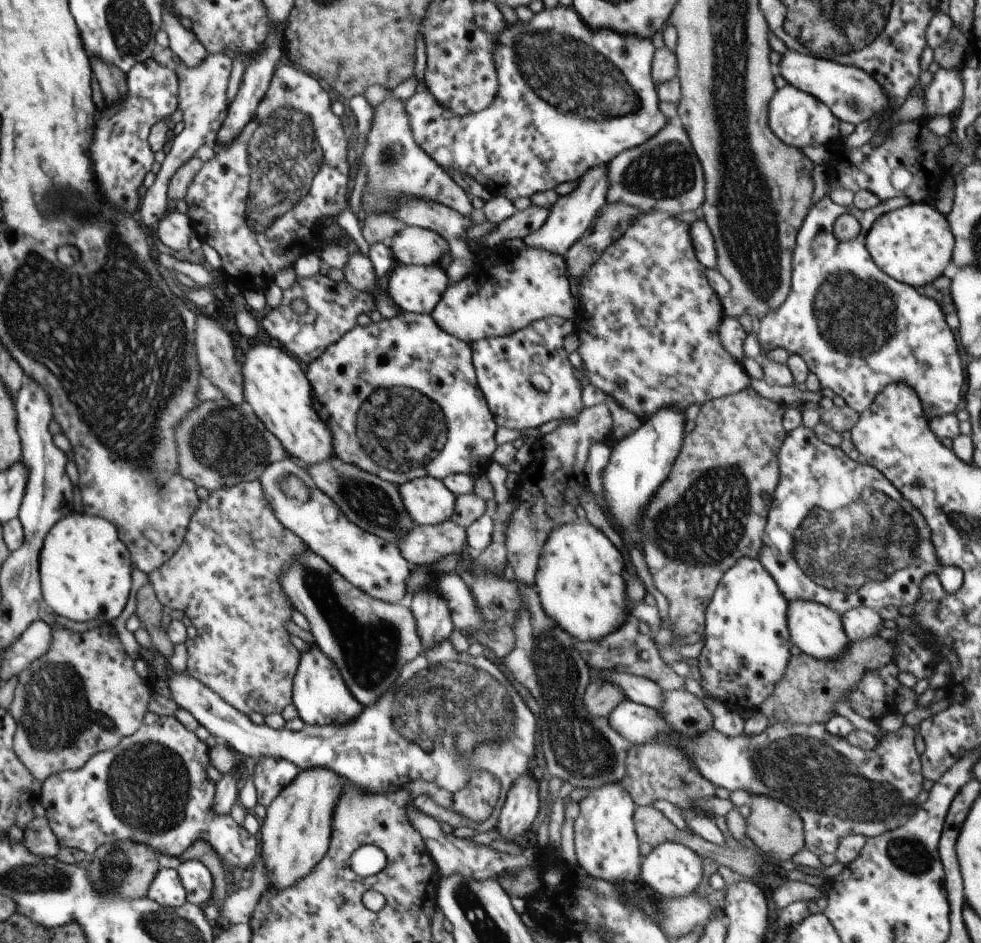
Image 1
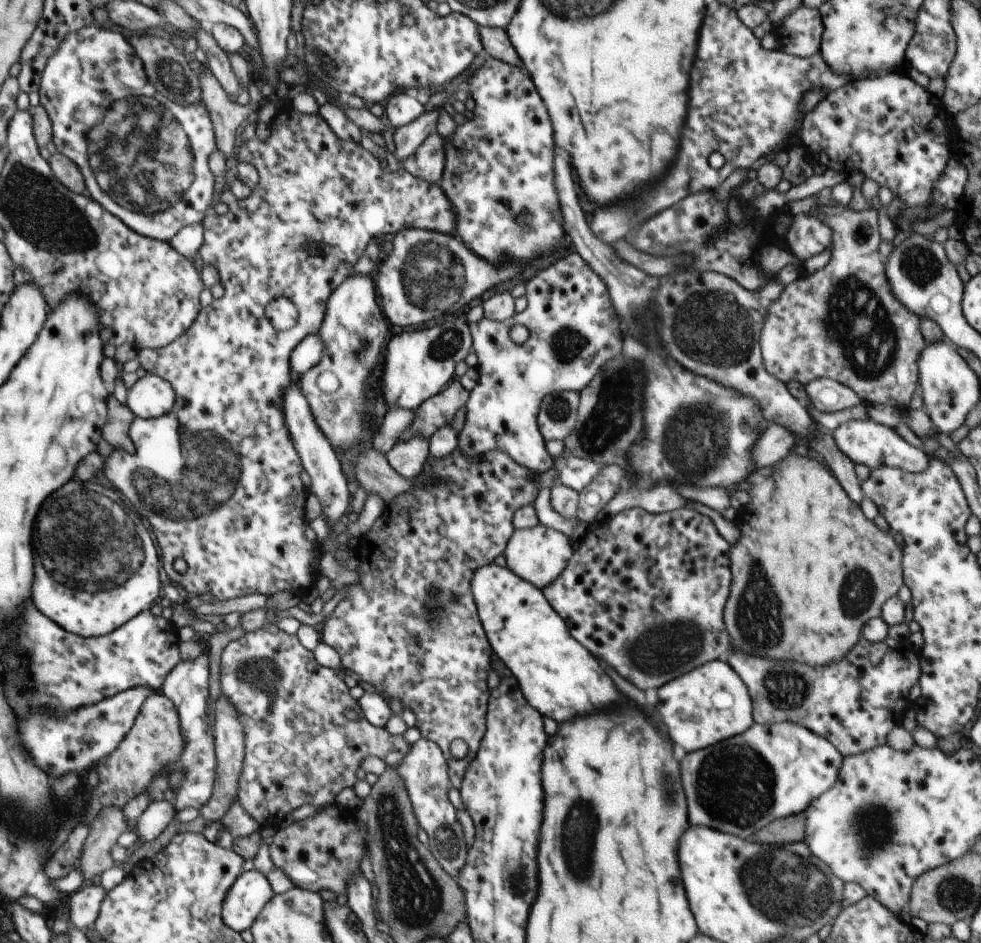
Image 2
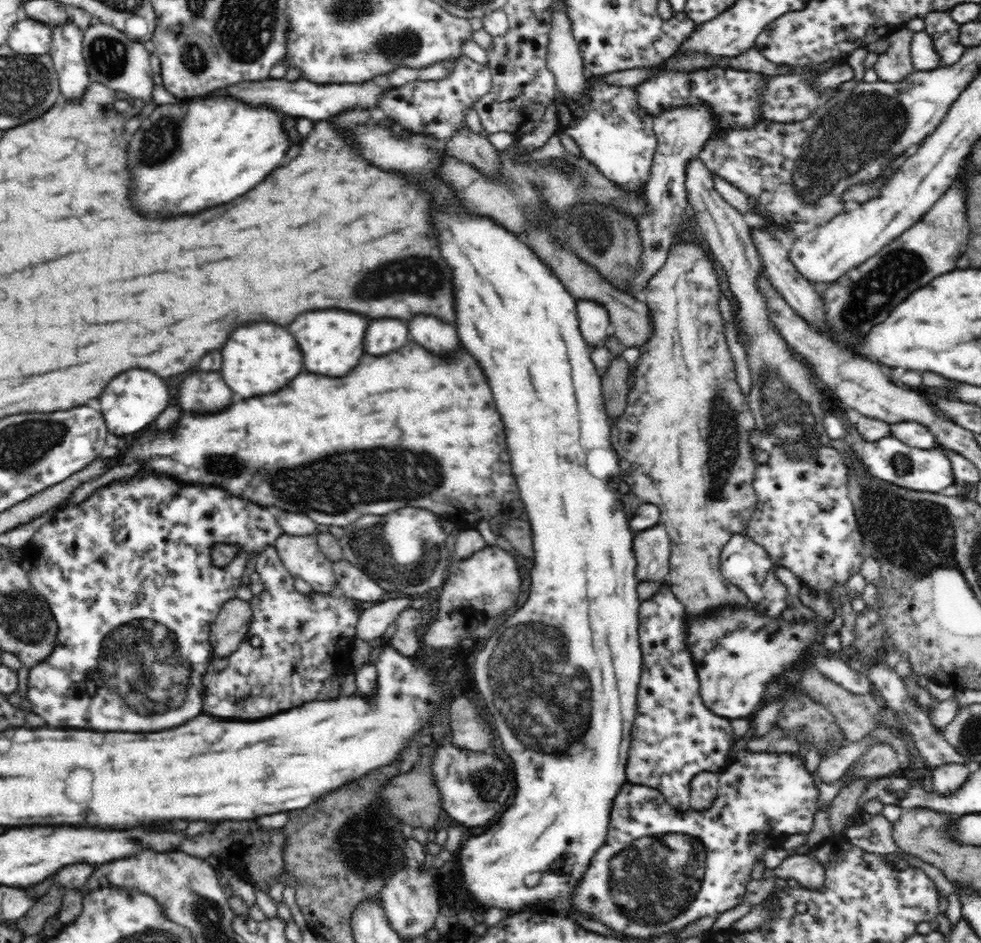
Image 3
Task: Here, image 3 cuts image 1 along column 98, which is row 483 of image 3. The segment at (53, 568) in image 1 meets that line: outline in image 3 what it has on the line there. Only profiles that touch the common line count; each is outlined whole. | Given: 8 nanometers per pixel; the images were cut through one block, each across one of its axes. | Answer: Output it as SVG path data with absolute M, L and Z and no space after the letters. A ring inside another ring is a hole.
M348 110L339 112L332 118L340 128L348 128L352 136L356 136L356 144L360 144L360 152L372 160L372 164L380 164L380 168L388 168L388 172L408 172L412 180L420 180L420 184L428 184L432 192L436 192L436 204L432 204L432 220L436 220L436 232L440 232L440 244L444 244L444 260L448 260L448 266L452 268L454 280L456 280L456 330L462 340L462 344L468 348L468 352L480 362L484 368L496 408L504 420L506 426L506 442L512 458L512 472L516 476L517 487L520 491L520 498L526 504L526 512L532 524L532 540L534 540L534 568L532 572L532 584L530 584L530 598L526 604L520 607L518 612L510 615L504 628L506 631L500 632L500 640L488 640L486 646L478 652L476 662L474 662L474 684L478 692L482 694L486 708L492 716L498 718L496 726L506 728L500 730L500 740L504 750L514 762L516 770L516 782L518 790L514 796L512 806L504 812L498 824L494 824L488 832L482 836L470 838L462 850L460 850L460 880L458 880L458 890L462 892L466 900L472 904L478 904L482 908L502 908L502 910L520 910L520 906L548 906L556 910L556 914L562 914L564 908L572 910L572 892L582 874L589 867L590 858L602 844L605 843L608 827L610 823L610 810L614 806L614 798L620 788L627 783L627 762L629 750L632 743L631 732L637 709L637 694L639 682L642 674L642 651L639 641L639 606L642 603L638 599L636 586L636 557L634 552L635 538L630 532L629 520L626 520L624 510L622 510L622 494L620 494L620 482L622 480L619 467L619 456L615 448L610 444L611 423L606 413L604 405L603 384L601 373L592 362L591 352L593 347L588 345L579 330L579 320L577 317L577 300L569 293L563 283L538 260L538 256L524 244L520 242L518 236L512 236L512 232L504 232L500 224L492 224L488 216L468 216L456 200L452 200L452 188L444 188L440 180L428 180L432 176L432 168L440 164L440 148L438 142L430 136L416 136L414 132L408 132L412 140L404 140L404 136L396 136L392 120L384 118L374 118L372 110ZM530 698L542 698L544 704L528 704ZM538 874L542 882L536 882L530 886L524 882L526 876Z

